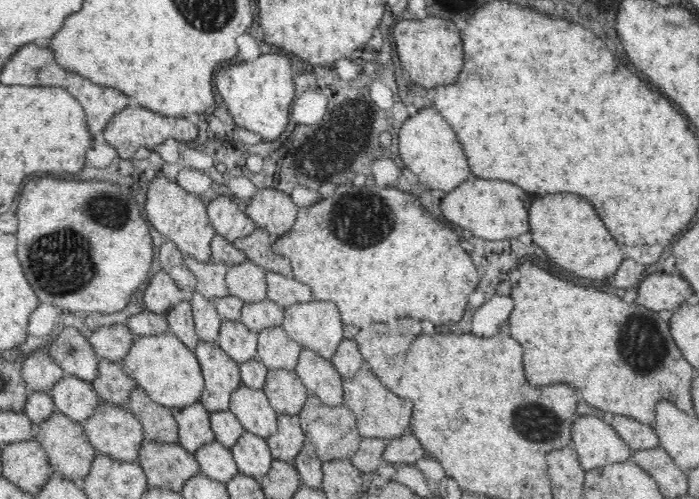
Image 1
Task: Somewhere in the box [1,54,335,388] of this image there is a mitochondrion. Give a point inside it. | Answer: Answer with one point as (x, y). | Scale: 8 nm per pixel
(61, 262)

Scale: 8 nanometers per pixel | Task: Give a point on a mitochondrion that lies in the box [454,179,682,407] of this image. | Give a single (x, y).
(639, 342)

